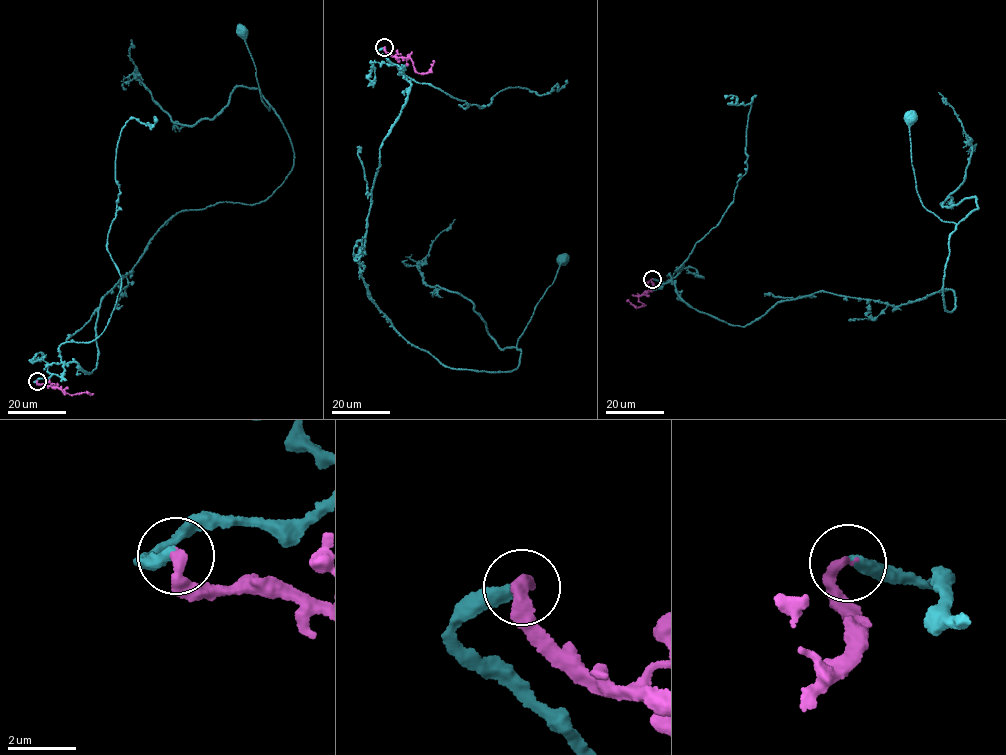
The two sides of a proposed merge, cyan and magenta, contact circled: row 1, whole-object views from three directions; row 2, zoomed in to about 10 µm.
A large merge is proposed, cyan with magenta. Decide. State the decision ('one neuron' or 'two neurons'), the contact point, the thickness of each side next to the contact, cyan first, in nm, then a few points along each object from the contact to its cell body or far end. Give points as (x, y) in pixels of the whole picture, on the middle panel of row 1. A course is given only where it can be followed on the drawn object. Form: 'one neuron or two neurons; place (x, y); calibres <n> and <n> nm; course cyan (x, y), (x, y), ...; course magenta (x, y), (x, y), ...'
one neuron; place (384, 47); calibres 340 and 320 nm; course cyan (385, 48), (410, 85), (380, 147), (360, 256), (377, 309), (443, 365), (510, 372), (563, 260); course magenta (385, 48), (389, 55), (411, 58), (419, 73), (427, 73), (433, 60)

